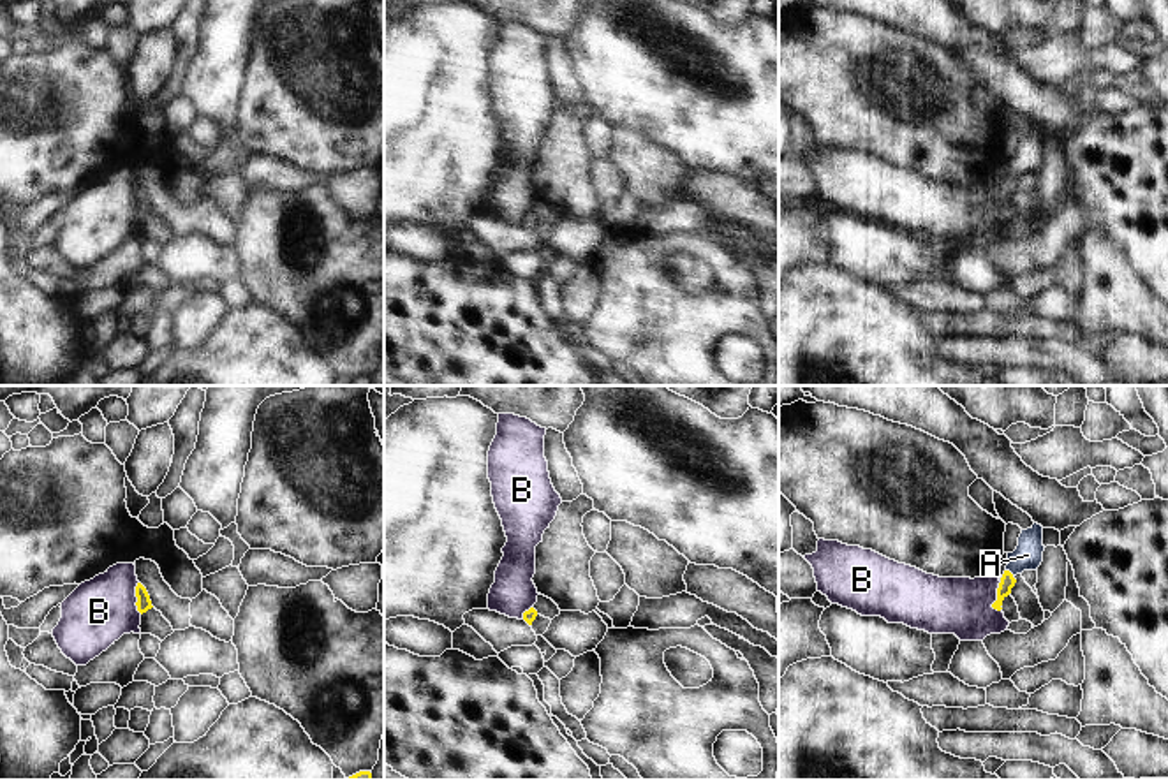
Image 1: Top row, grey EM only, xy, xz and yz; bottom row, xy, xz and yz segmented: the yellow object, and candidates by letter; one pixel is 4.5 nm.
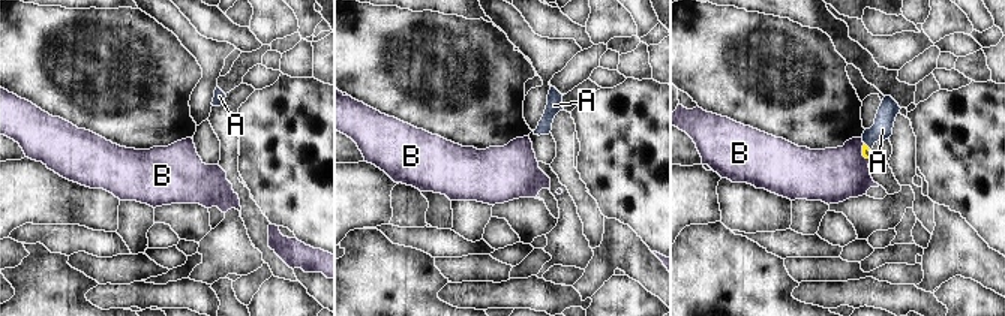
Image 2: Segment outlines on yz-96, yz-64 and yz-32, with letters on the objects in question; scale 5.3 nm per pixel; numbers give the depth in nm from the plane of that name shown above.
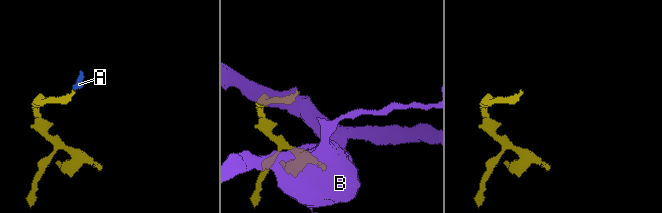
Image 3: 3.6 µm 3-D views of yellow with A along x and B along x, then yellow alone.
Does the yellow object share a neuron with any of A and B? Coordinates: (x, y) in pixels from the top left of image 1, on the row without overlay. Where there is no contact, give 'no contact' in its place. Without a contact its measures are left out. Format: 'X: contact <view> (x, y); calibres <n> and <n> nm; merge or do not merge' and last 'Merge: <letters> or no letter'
A: contact yz (1008, 176); calibres 70 and 130 nm; merge
B: contact yz (997, 203); calibres 70 and 260 nm; do not merge
Merge: A

